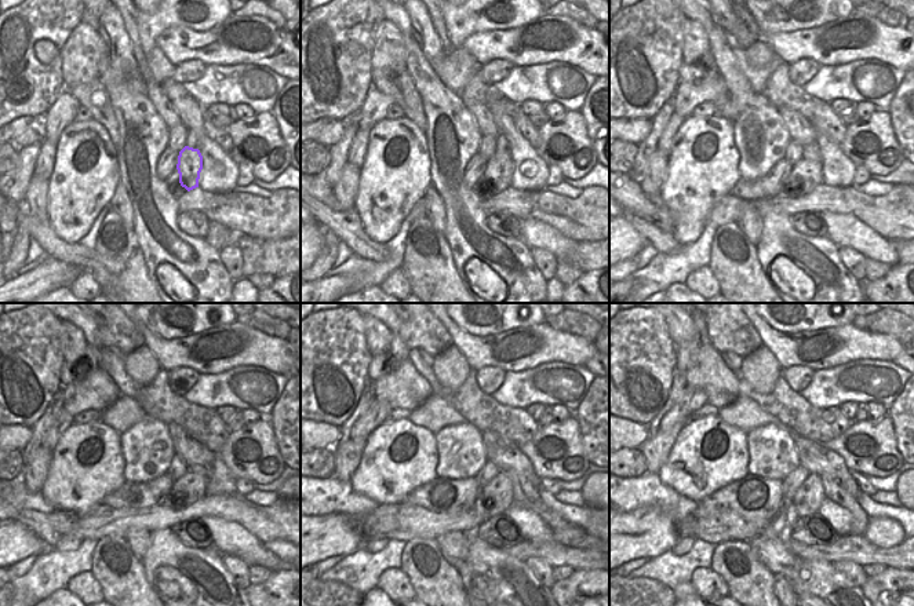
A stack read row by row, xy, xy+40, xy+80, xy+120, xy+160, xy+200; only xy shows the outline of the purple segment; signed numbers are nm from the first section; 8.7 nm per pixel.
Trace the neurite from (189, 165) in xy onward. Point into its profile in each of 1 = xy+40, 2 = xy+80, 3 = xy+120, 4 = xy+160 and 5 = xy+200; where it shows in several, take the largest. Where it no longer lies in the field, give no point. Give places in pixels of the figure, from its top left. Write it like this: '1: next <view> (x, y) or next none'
1: next xy+40 (499, 168)
2: next xy+80 (807, 174)
3: next xy+120 (190, 486)
4: next xy+160 (499, 490)
5: next xy+200 (807, 500)

